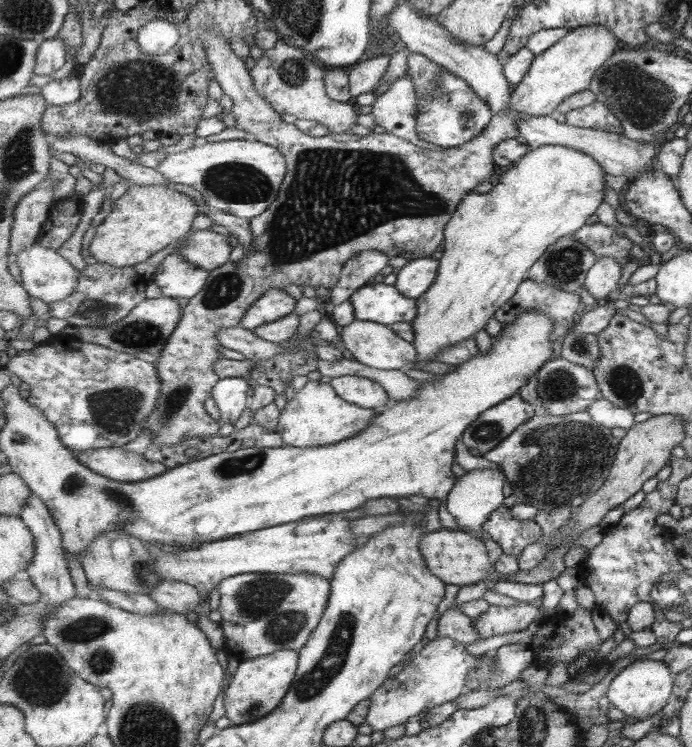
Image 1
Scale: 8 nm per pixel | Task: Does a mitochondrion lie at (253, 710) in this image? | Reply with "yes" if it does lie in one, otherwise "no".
yes

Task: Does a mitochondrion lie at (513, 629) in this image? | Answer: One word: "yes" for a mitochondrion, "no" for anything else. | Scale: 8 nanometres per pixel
no

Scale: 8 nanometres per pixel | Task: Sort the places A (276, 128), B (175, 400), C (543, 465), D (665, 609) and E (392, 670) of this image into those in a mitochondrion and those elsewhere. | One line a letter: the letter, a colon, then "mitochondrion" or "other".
A: other
B: mitochondrion
C: mitochondrion
D: mitochondrion
E: other

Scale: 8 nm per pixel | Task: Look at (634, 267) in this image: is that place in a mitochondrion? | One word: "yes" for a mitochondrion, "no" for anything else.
no

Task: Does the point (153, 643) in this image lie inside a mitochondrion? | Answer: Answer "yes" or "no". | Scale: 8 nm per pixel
no

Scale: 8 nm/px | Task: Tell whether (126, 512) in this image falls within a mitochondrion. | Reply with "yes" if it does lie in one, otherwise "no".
yes

